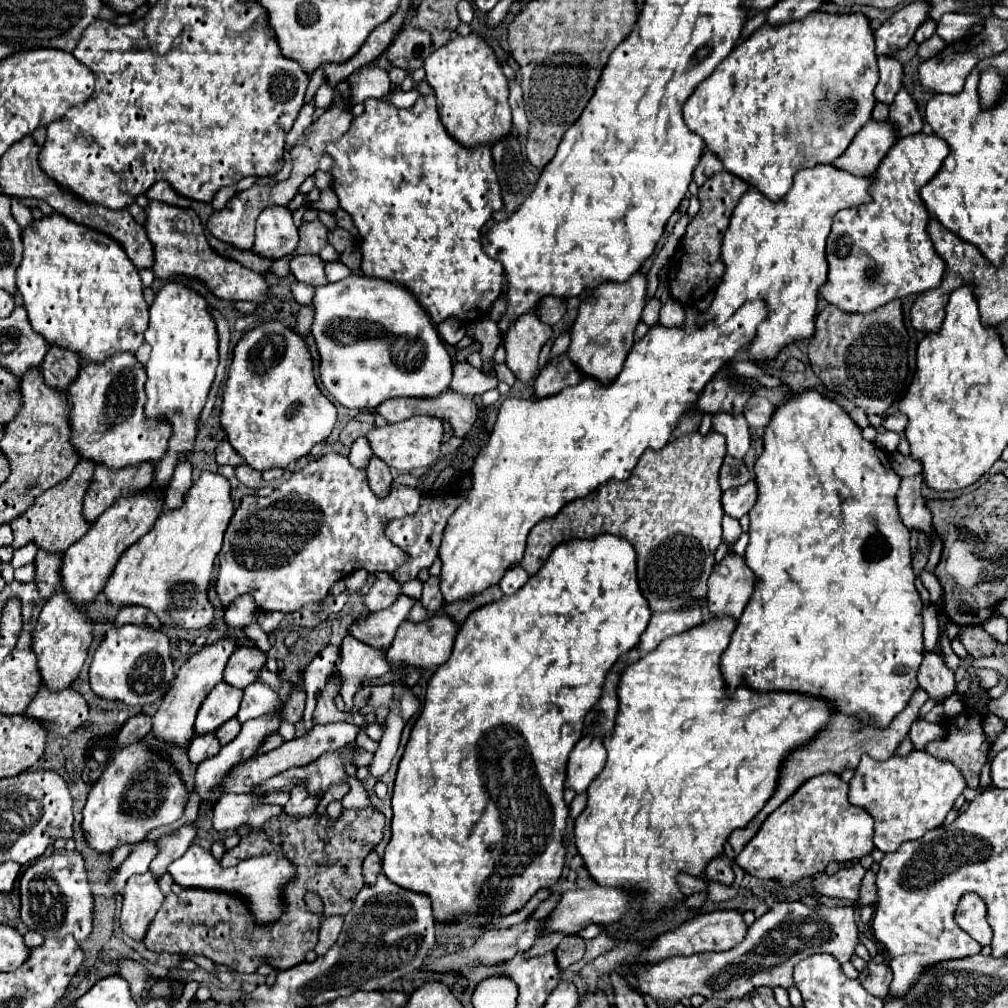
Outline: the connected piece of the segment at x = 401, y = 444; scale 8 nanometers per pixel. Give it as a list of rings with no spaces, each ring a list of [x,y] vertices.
[[[416,415],[400,423],[390,423],[386,427],[374,427],[366,433],[366,439],[378,459],[382,459],[388,467],[394,467],[398,471],[412,471],[418,467],[430,467],[440,453],[444,437],[444,423],[436,417]]]

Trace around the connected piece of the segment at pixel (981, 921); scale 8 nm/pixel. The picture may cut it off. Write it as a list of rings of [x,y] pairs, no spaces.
[[[964,893],[958,909],[956,909],[956,923],[972,935],[980,945],[990,945],[992,929],[986,921],[986,905],[980,901],[976,893]]]

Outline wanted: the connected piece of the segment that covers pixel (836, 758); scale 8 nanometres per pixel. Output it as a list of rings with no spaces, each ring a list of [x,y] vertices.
[[[916,689],[916,693],[912,695],[908,707],[894,717],[894,721],[890,723],[888,729],[876,729],[876,727],[862,727],[862,731],[856,731],[854,727],[858,727],[858,721],[852,717],[832,717],[832,721],[828,721],[820,733],[816,733],[816,737],[812,741],[808,741],[806,745],[800,745],[796,749],[792,749],[788,753],[788,757],[784,759],[784,765],[780,767],[780,777],[778,777],[778,785],[774,795],[770,797],[770,801],[764,805],[764,809],[750,821],[750,825],[746,829],[738,829],[730,835],[730,845],[734,849],[734,853],[740,853],[742,847],[756,835],[756,831],[760,829],[760,825],[764,823],[764,819],[778,809],[802,783],[806,783],[808,779],[820,775],[820,773],[836,773],[840,775],[844,769],[856,769],[858,761],[862,757],[862,753],[868,753],[872,759],[890,759],[896,751],[896,747],[902,743],[902,739],[908,735],[910,725],[918,719],[918,711],[920,707],[928,701],[928,695],[922,689]]]

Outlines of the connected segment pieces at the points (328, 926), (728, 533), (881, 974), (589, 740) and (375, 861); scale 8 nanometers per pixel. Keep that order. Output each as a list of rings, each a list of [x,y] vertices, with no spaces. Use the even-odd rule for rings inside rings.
[[[332,917],[328,919],[322,929],[320,929],[320,937],[318,937],[318,945],[314,947],[314,953],[316,955],[324,955],[328,947],[332,947],[336,943],[336,937],[340,933],[340,927],[342,927],[342,917]]]
[[[726,515],[724,517],[724,541],[736,541],[740,533],[736,533],[736,519]]]
[[[870,961],[864,971],[858,975],[858,981],[862,983],[862,987],[876,995],[876,997],[884,997],[888,993],[888,985],[892,981],[892,971],[888,965],[884,963],[874,963]]]
[[[586,735],[582,737],[576,747],[570,753],[568,759],[568,777],[566,777],[566,787],[574,789],[576,793],[584,793],[596,773],[604,767],[606,761],[606,749],[600,741],[600,737]]]
[[[372,851],[366,859],[364,859],[364,865],[362,865],[362,875],[364,875],[364,883],[366,883],[366,885],[376,883],[378,873],[382,871],[382,869],[380,869],[380,865],[382,865],[382,861],[380,861],[380,857],[378,857],[374,851]]]

